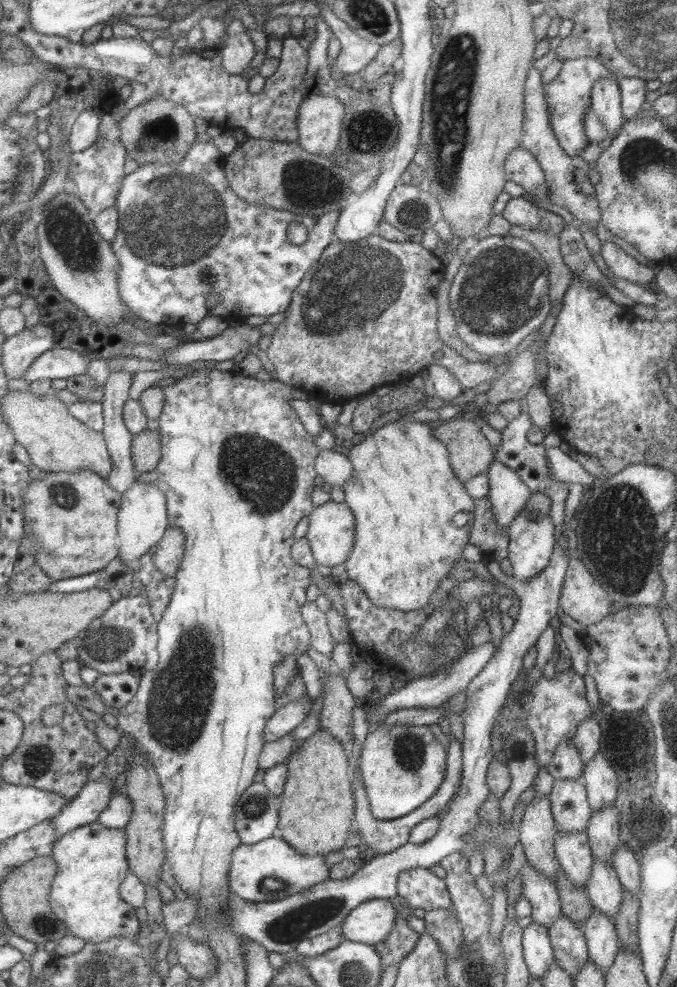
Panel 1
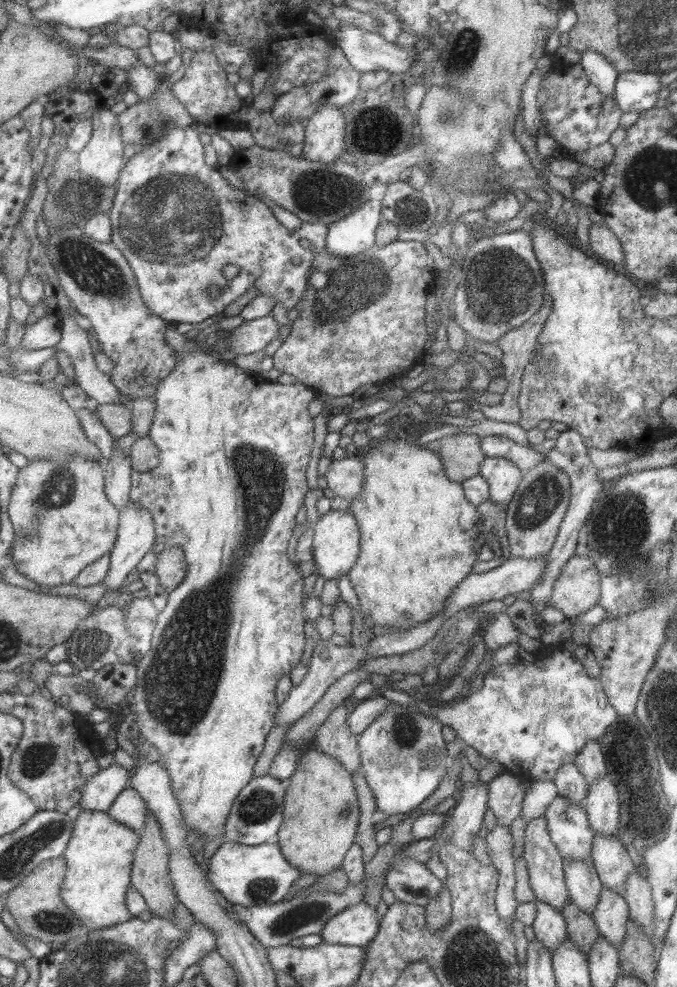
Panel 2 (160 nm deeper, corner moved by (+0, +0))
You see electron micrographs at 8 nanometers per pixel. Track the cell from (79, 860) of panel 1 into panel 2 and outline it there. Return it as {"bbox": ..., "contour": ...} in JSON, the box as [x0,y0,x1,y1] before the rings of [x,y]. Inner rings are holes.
{"bbox":[62,810,141,931],"contour":[[[81,810],[75,821],[73,839],[69,841],[68,850],[64,857],[68,860],[68,873],[62,886],[62,898],[65,904],[75,912],[75,916],[82,920],[86,931],[96,931],[120,922],[131,920],[133,914],[129,911],[127,894],[132,886],[132,872],[136,860],[137,847],[141,843],[141,835],[124,823],[113,820],[109,812],[93,812]]]}

